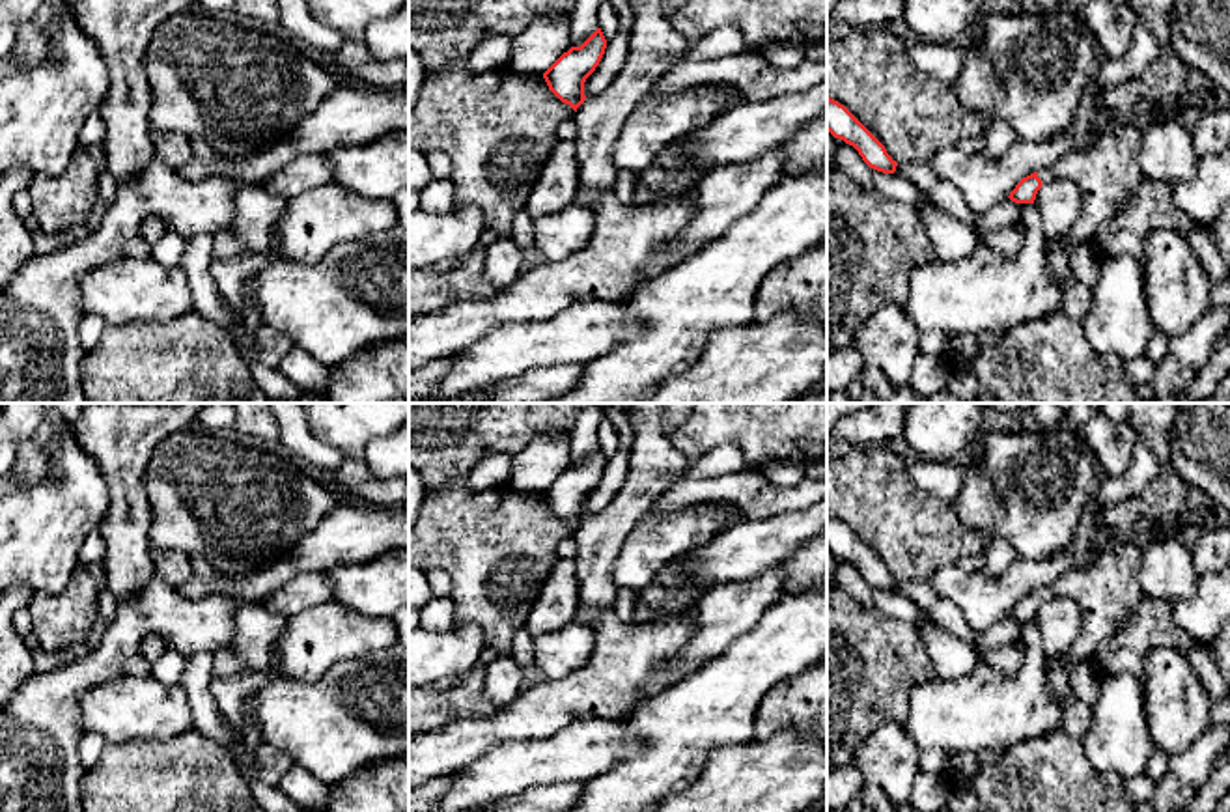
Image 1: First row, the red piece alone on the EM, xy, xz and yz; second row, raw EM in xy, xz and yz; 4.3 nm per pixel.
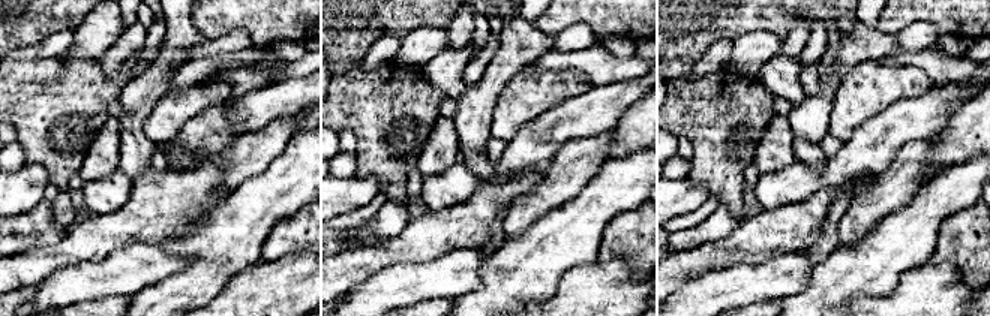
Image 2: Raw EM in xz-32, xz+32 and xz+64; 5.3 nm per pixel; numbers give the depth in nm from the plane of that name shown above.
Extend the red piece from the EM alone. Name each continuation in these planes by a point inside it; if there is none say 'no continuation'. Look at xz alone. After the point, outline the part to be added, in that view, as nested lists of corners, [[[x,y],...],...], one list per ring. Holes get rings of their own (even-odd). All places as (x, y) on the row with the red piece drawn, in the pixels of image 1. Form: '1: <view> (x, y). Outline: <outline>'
no continuation

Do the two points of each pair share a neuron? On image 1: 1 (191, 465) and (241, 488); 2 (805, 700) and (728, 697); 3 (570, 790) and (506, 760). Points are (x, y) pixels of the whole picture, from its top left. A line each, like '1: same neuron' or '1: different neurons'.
1: same neuron
2: different neurons
3: different neurons

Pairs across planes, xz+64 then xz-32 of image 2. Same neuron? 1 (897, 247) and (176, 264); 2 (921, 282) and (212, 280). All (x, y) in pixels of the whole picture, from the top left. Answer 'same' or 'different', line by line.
1: different
2: different

